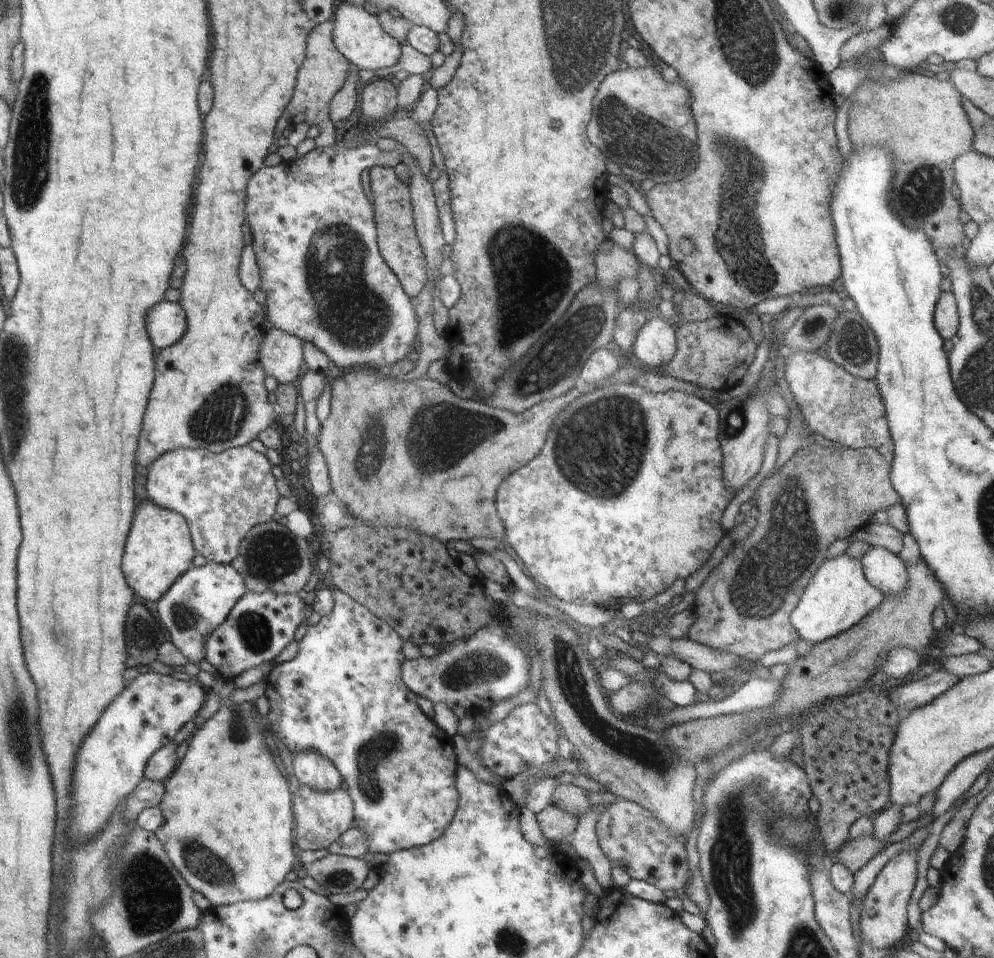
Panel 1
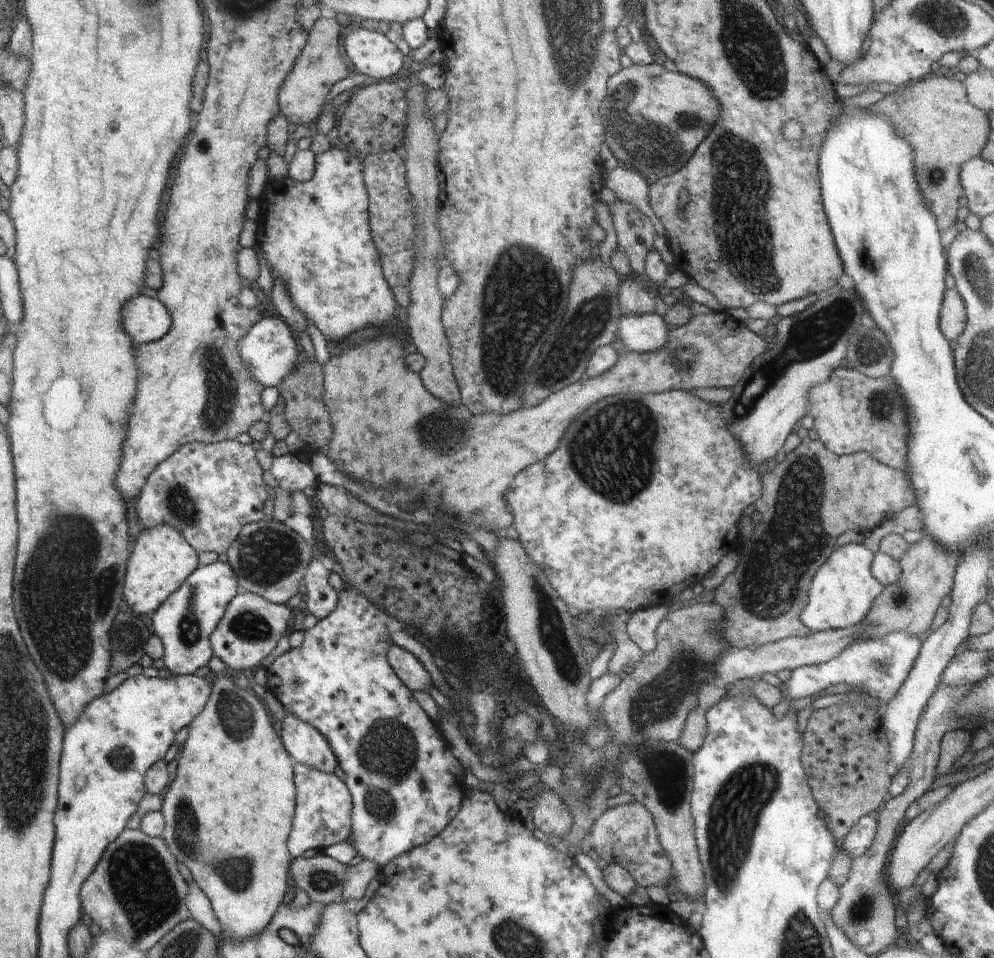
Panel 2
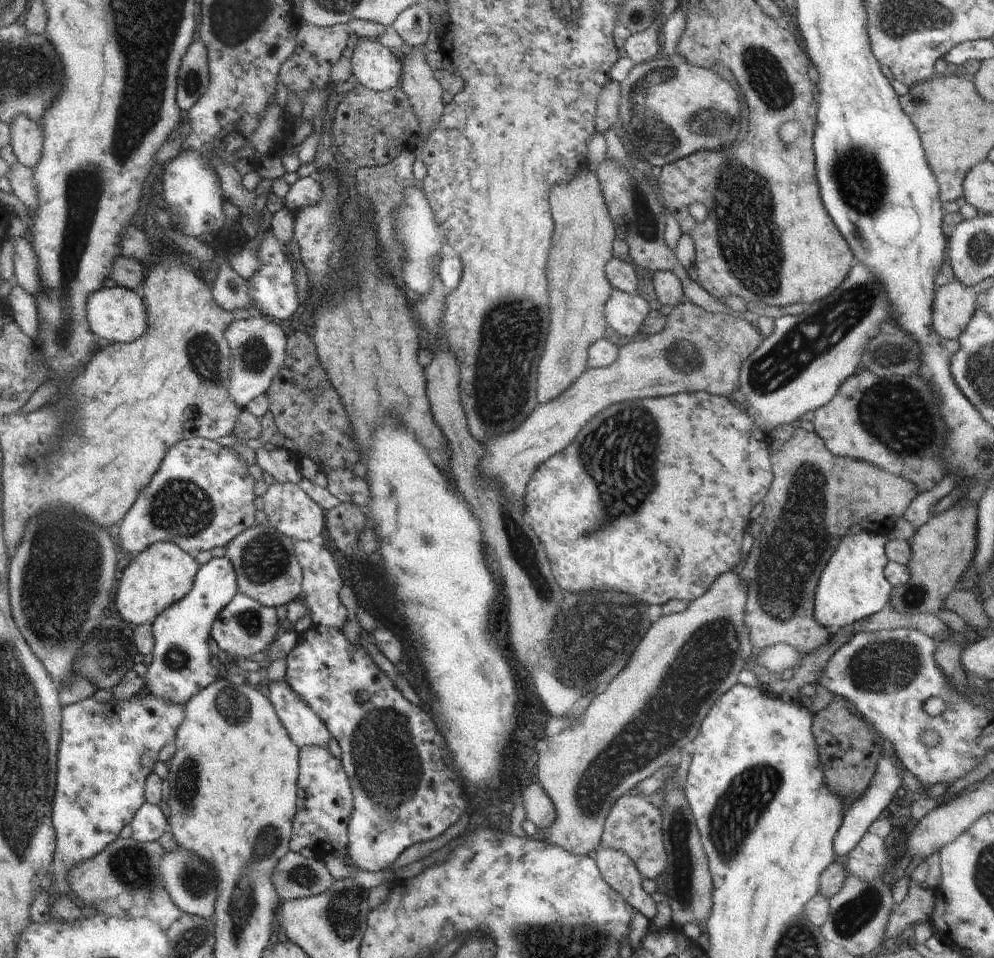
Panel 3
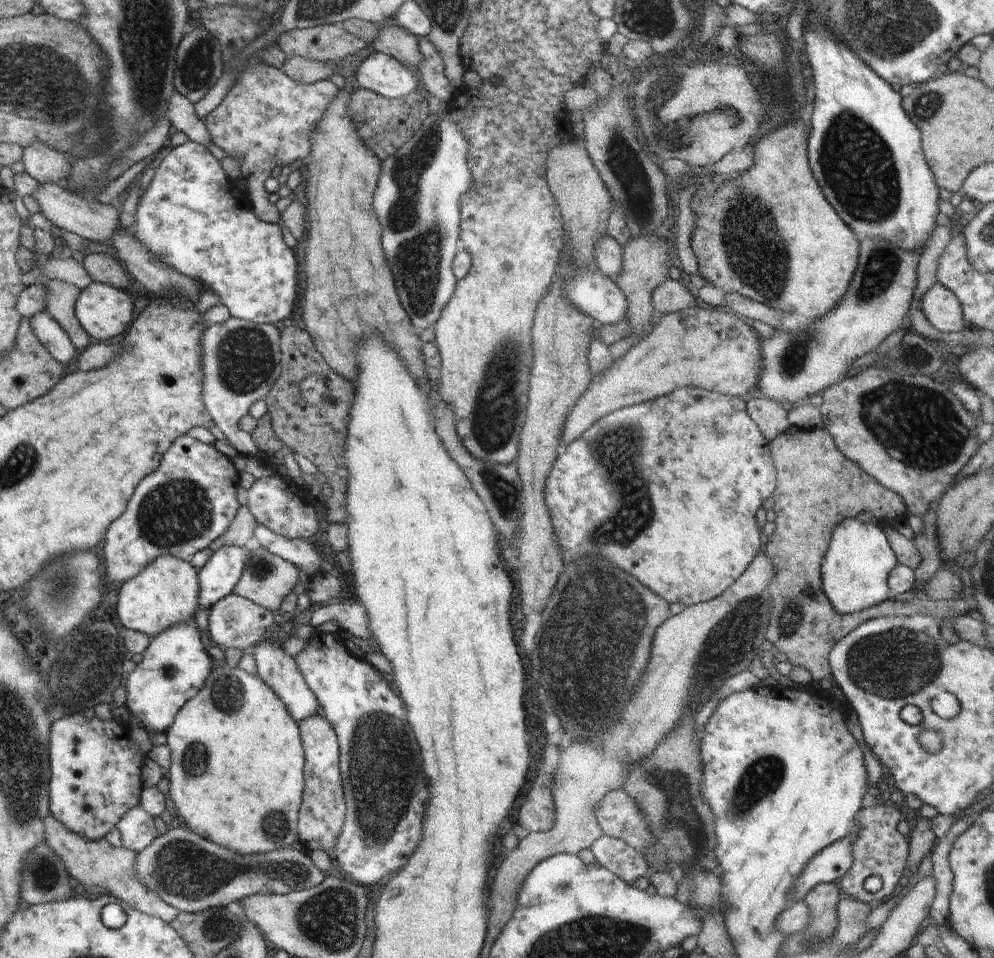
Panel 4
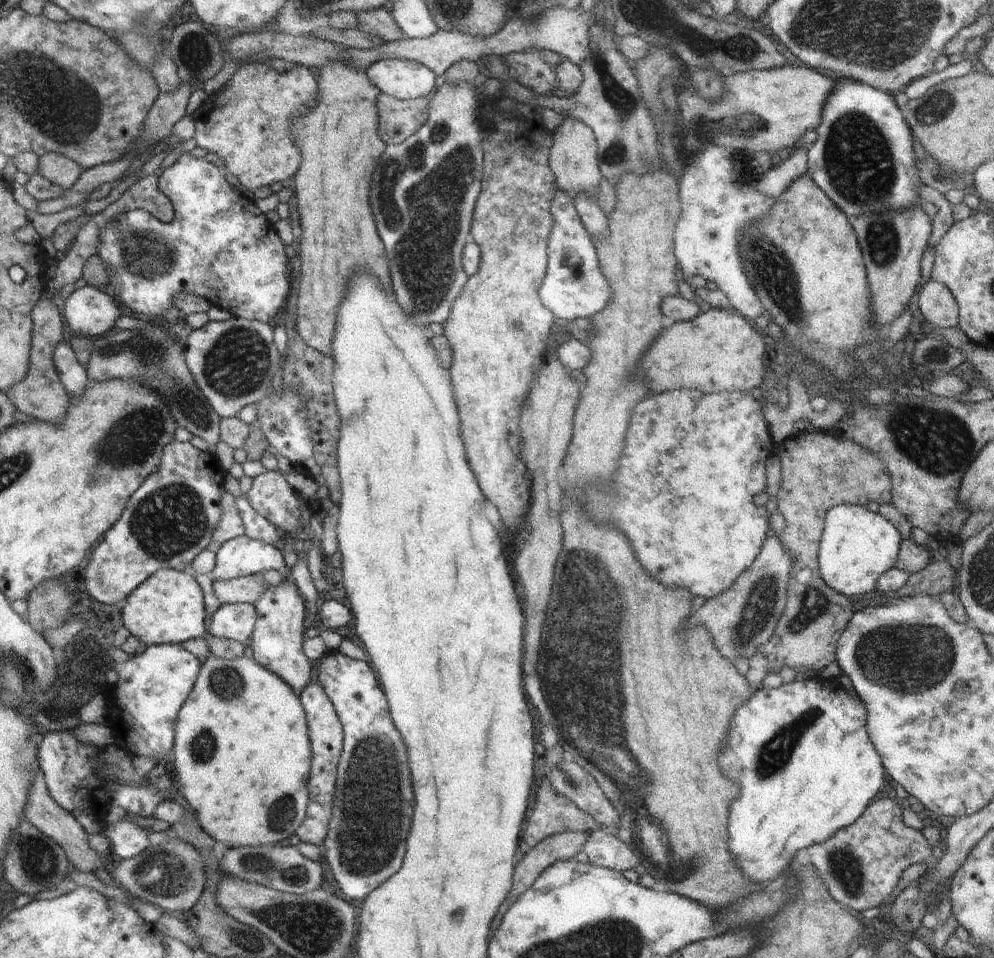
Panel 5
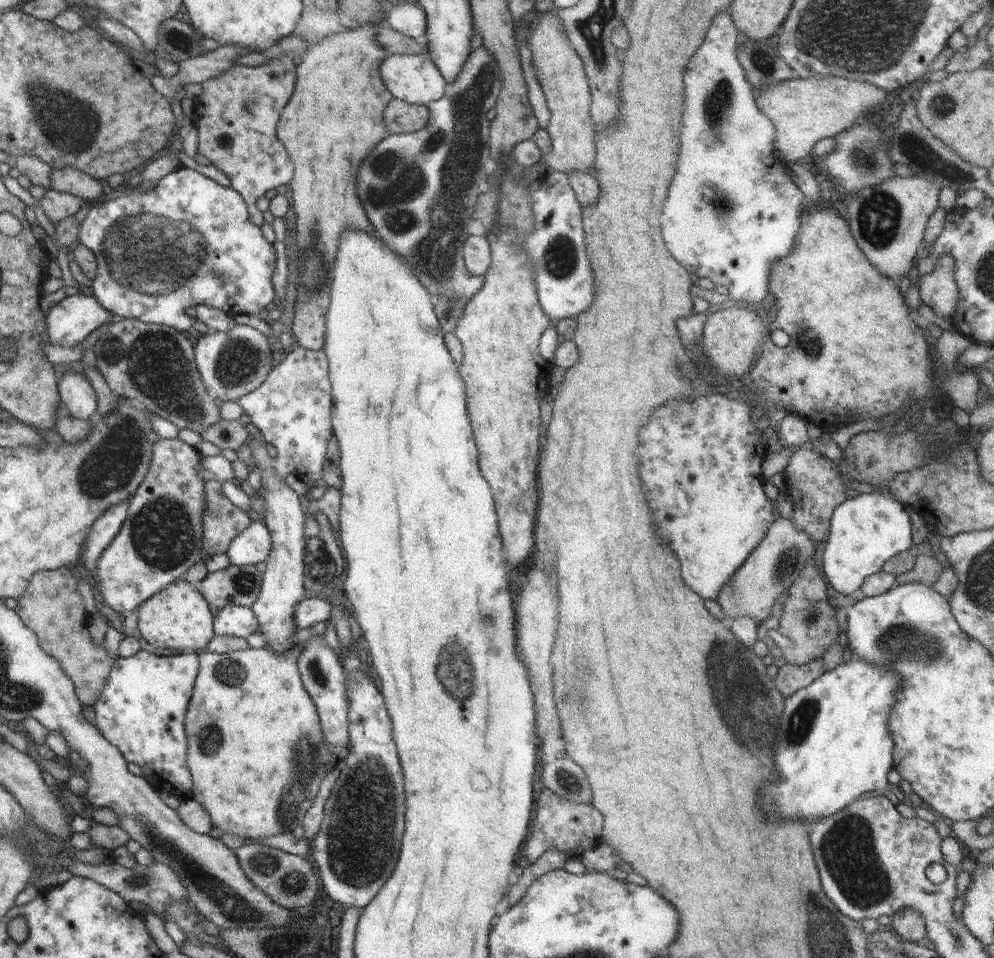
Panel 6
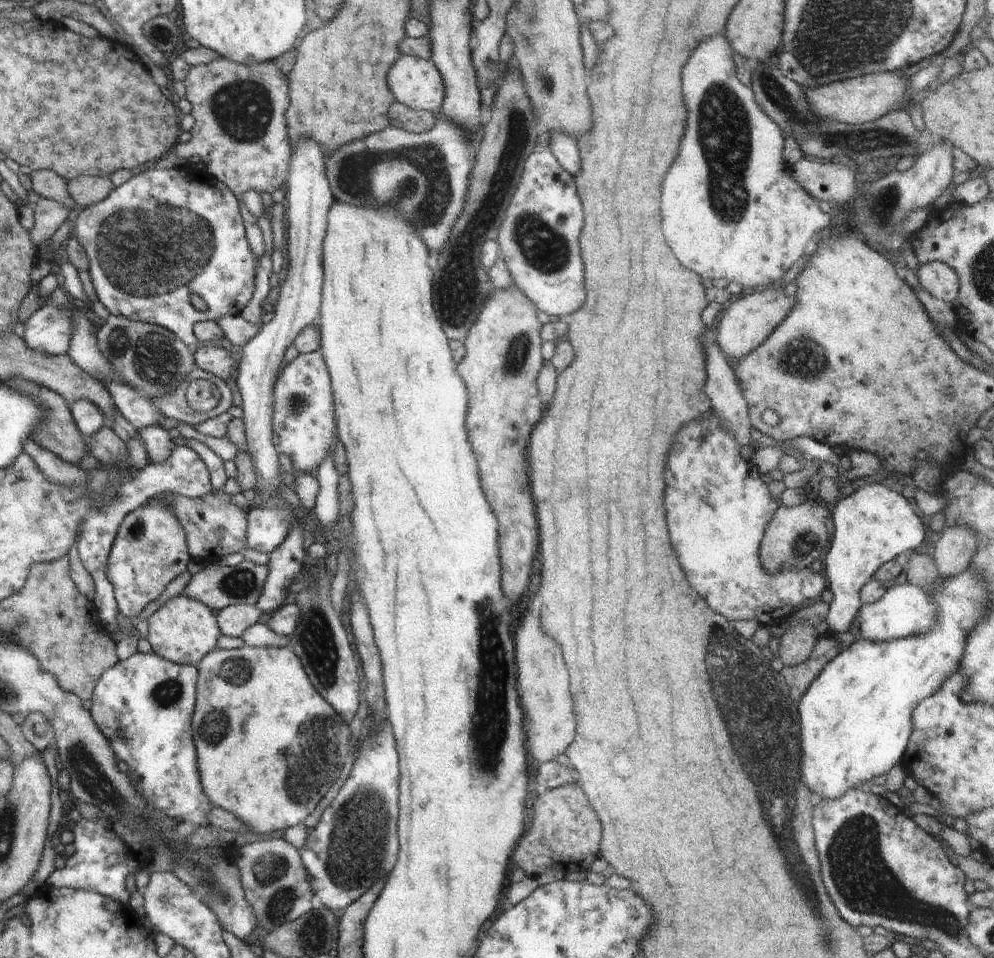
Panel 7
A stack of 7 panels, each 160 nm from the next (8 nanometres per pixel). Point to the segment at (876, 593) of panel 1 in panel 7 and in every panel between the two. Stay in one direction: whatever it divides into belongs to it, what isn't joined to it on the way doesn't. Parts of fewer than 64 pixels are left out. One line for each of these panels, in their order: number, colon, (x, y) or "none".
2: (842, 591)
3: (852, 586)
4: (859, 559)
5: (857, 545)
6: (866, 531)
7: (874, 525)

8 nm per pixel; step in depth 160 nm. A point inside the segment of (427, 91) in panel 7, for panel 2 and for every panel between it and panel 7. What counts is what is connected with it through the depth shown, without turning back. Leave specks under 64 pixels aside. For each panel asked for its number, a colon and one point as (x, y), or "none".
2: (371, 53)
3: (377, 67)
4: (379, 73)
5: (405, 79)
6: (415, 79)

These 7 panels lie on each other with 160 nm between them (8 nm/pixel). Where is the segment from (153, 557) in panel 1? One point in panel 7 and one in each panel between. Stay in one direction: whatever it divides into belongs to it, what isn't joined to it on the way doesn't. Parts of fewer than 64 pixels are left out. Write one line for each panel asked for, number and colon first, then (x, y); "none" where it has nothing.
2: (163, 559)
3: (154, 580)
4: (165, 594)
5: (168, 608)
6: (178, 617)
7: (182, 630)

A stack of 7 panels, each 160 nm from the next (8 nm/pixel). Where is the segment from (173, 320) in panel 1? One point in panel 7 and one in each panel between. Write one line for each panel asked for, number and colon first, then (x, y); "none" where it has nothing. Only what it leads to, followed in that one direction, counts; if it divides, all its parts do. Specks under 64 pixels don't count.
2: (146, 319)
3: (116, 314)
4: (104, 312)
5: (89, 311)
6: (70, 321)
7: (49, 330)

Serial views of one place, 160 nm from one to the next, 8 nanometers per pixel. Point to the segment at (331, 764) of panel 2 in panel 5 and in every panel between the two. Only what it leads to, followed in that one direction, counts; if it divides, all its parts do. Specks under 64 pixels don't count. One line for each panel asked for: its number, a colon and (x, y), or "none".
3: (304, 727)
4: (275, 666)
5: (278, 640)

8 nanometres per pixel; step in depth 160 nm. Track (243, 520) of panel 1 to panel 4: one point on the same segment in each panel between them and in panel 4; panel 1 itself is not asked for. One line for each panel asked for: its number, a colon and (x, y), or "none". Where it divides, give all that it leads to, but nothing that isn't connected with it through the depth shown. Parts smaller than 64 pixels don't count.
2: (208, 492)
3: (202, 497)
4: (190, 501)

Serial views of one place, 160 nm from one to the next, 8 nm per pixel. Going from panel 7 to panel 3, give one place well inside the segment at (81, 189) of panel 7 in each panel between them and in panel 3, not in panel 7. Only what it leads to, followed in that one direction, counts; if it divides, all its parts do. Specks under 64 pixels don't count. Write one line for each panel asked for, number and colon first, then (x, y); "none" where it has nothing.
3: (26, 137)
4: (44, 164)
5: (57, 168)
6: (68, 180)

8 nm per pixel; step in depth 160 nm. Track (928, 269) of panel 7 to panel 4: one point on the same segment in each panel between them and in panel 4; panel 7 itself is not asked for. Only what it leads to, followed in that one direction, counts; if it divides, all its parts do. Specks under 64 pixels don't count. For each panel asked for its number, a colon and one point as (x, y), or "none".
4: (941, 308)
5: (937, 304)
6: (938, 289)

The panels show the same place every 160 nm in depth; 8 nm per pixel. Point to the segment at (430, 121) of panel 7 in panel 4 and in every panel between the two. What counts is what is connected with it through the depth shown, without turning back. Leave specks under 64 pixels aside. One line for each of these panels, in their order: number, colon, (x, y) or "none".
4: (385, 124)
5: (399, 119)
6: (400, 117)

